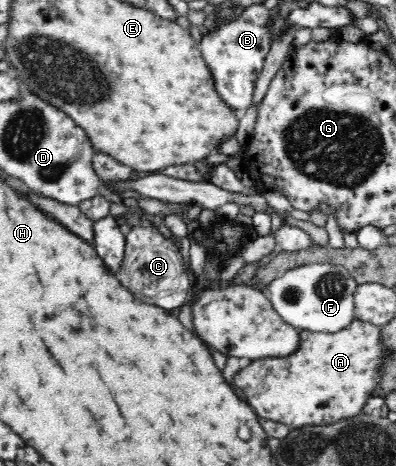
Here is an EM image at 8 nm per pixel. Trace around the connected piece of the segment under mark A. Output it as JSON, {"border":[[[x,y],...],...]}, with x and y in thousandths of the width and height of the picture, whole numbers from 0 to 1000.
{"border":[[[891,685],[874,704],[861,704],[854,712],[783,712],[758,710],[753,706],[753,747],[747,755],[732,755],[727,764],[672,764],[667,768],[619,775],[606,783],[606,792],[588,805],[586,820],[596,833],[606,833],[621,850],[619,858],[636,867],[646,888],[662,899],[684,901],[692,906],[710,906],[712,910],[732,910],[742,921],[758,916],[798,916],[823,910],[838,910],[869,895],[889,895],[907,886],[912,873],[929,854],[929,837],[939,833],[942,809],[949,807],[949,781],[960,775],[960,702],[939,693],[909,691]]]}

